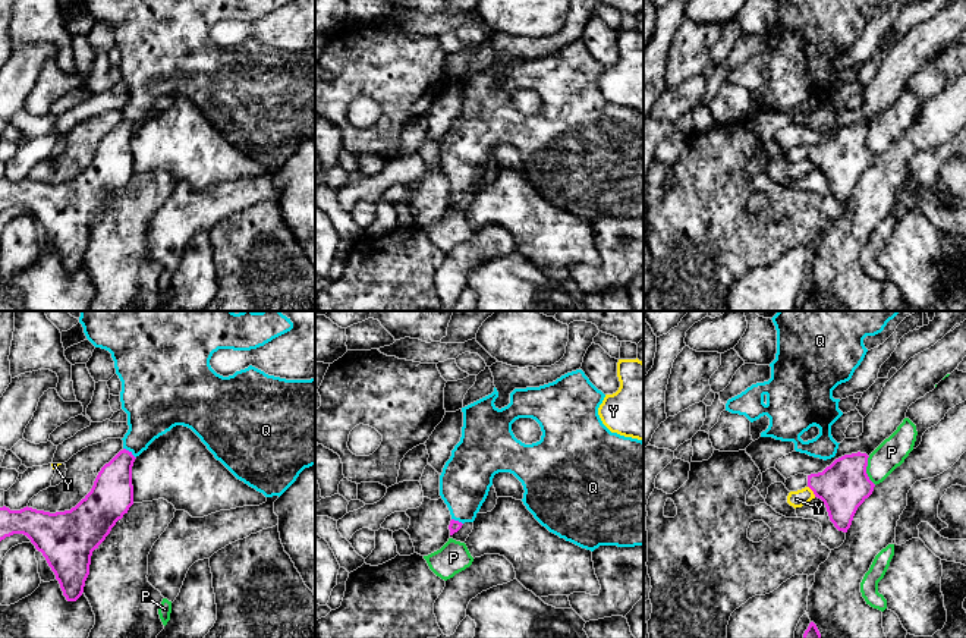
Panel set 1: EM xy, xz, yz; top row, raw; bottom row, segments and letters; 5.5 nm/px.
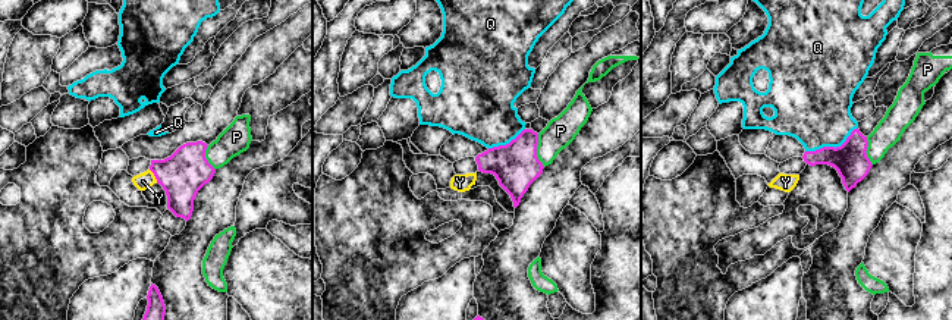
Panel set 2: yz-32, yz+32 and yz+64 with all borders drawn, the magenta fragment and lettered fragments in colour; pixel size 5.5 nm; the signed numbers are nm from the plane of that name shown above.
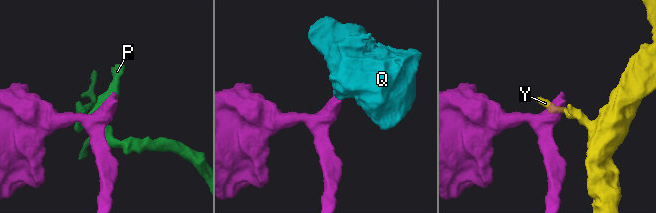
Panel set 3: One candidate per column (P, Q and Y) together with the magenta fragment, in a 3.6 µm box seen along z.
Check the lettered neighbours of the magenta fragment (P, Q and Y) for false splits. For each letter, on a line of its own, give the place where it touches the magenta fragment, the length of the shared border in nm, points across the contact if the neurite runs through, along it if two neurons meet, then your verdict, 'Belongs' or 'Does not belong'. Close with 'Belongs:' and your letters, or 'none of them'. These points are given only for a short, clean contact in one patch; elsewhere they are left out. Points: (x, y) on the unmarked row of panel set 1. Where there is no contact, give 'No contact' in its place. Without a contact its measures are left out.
P: Touches magenta at yz (865, 142). Shared border 170 nm. Does not belong
Q: Touches magenta at xy (129, 123). Shared border 90 nm. Path across: xy (112, 164), (115, 148), (129, 123), (151, 84). Belongs
Y: Touches magenta at yz (812, 162). Shared border 80 nm. Boundary: yz (808, 157), (815, 167). Does not belong
Belongs: Q

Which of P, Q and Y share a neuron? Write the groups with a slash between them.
P / Q / Y

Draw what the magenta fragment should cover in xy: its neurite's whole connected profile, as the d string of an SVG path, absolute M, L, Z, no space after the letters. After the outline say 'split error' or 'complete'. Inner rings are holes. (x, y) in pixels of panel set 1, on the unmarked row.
M84 0L86 10L95 19L106 21L111 25L116 45L119 47L122 53L120 73L122 73L122 81L128 85L128 97L129 97L128 104L122 110L123 120L108 135L106 135L101 139L101 142L98 144L94 153L91 163L70 182L50 185L44 182L37 182L28 177L21 182L10 182L6 177L0 179L0 213L13 205L26 207L31 211L31 214L35 217L35 220L41 223L43 227L45 229L48 238L51 239L51 242L56 246L56 251L60 255L60 260L66 271L76 273L82 267L85 252L89 246L92 223L98 220L98 217L106 211L106 208L110 205L116 194L122 191L123 186L128 185L129 179L133 176L132 138L133 138L135 131L144 122L147 122L148 117L155 110L166 106L176 97L183 97L183 98L191 100L207 117L207 120L214 126L214 129L220 132L237 151L243 153L249 158L262 164L265 169L273 169L273 167L280 169L296 153L296 150L305 139L315 136L315 48L311 51L286 51L286 50L268 47L252 37L249 37L245 41L236 43L233 47L223 48L211 40L210 31L213 25L217 23L218 21L233 21L233 22L257 21L290 1L292 0Z; split error

